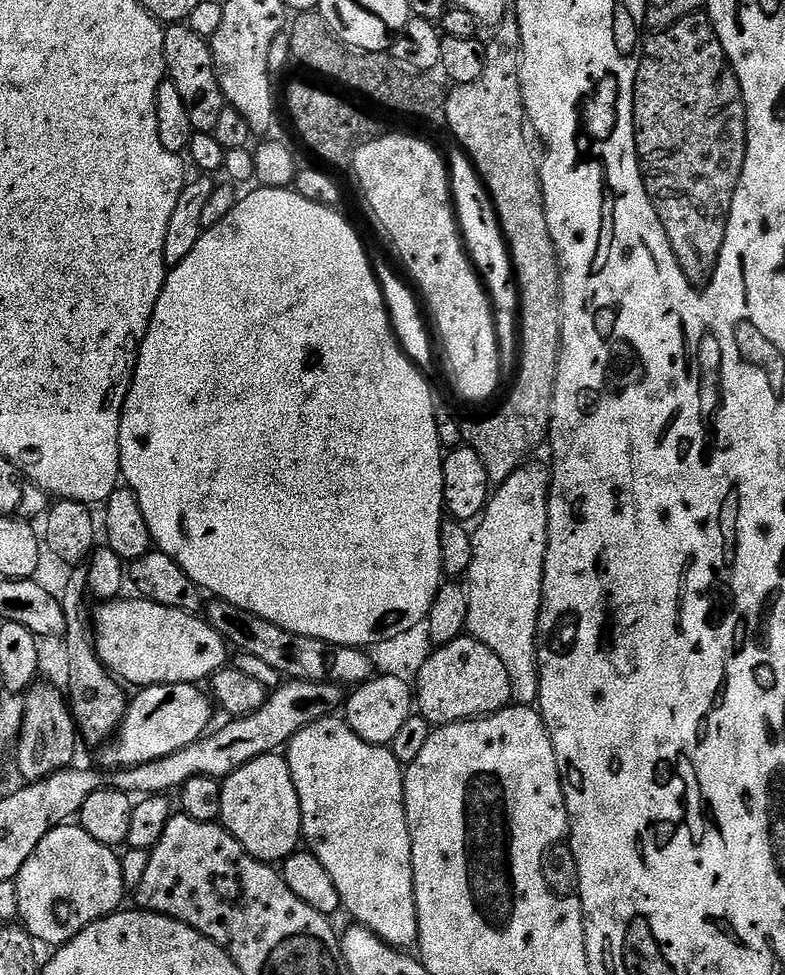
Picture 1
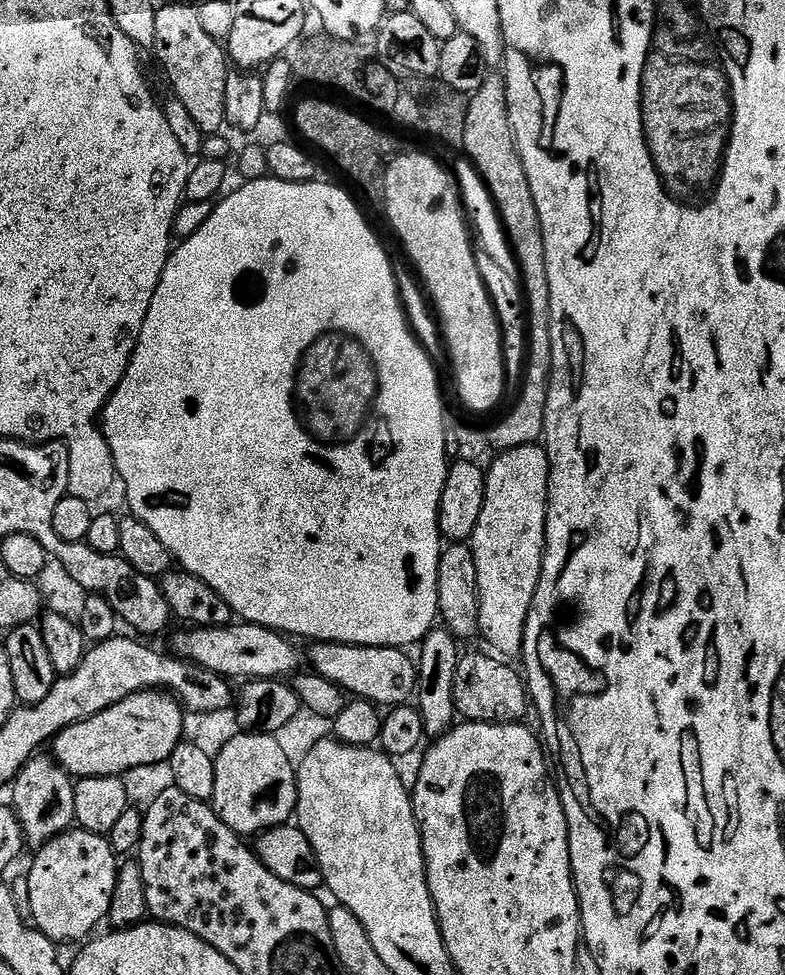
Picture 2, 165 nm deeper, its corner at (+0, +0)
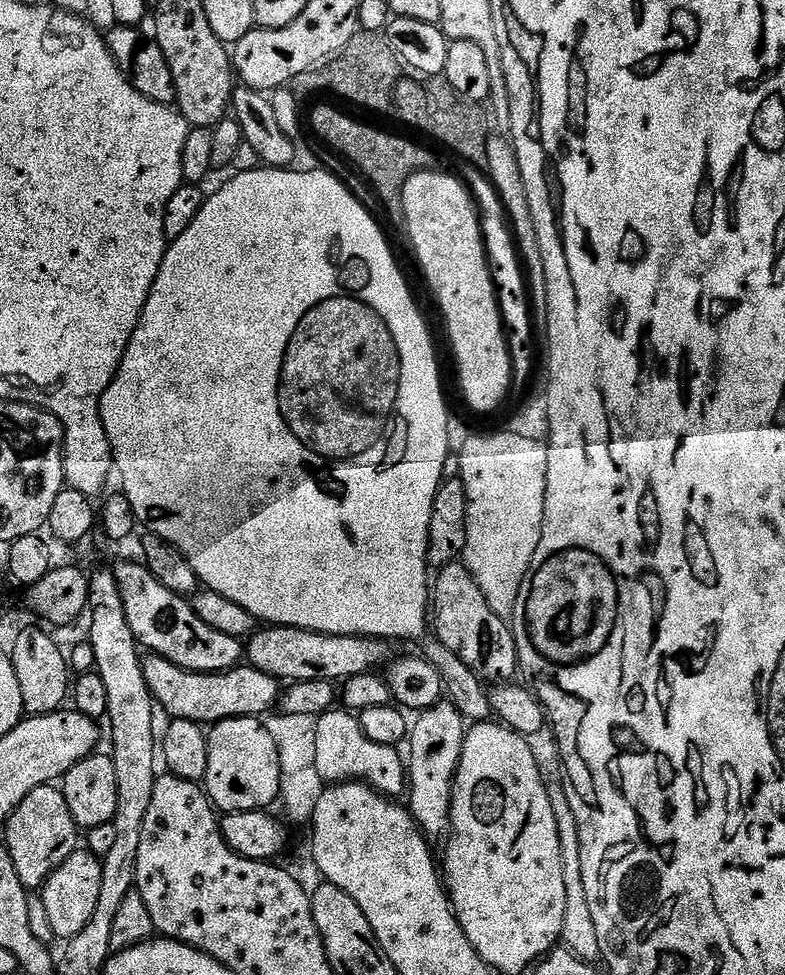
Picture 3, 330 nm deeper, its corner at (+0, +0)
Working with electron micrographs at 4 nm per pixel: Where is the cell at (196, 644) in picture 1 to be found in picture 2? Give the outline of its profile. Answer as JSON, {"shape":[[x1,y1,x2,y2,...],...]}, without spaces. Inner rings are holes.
{"shape":[[236,622,226,628,193,627,180,631,184,632,176,636,175,655,225,678,284,678,300,668,300,656,292,645,295,643,287,635,273,632,263,624]]}

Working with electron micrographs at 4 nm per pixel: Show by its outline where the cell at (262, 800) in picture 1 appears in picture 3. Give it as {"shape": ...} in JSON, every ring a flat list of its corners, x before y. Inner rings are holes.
{"shape":[[247,716,219,720,207,733,210,762,202,781,213,808,224,814,262,812,281,799,282,766,278,746,263,719]]}

